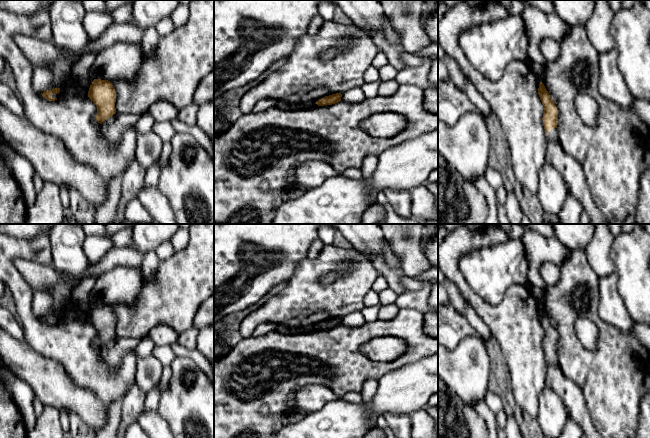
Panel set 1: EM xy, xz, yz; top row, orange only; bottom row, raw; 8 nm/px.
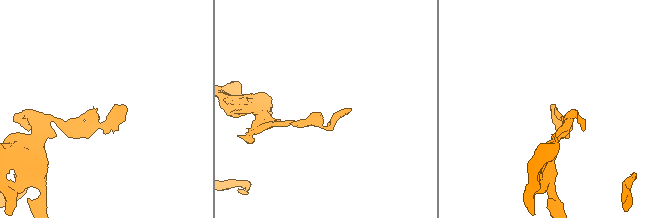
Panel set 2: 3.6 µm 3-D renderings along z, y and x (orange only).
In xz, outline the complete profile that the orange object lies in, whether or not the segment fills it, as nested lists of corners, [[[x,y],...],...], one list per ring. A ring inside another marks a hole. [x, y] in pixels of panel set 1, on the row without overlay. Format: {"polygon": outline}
{"polygon": [[[341,317],[332,318],[332,319],[325,320],[323,322],[319,323],[316,326],[316,328],[318,330],[332,329],[332,328],[340,326],[341,325],[341,321],[342,321]]]}

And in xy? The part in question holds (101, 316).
{"polygon": [[[94,303],[88,315],[88,321],[97,331],[98,347],[102,348],[116,338],[116,315],[110,305]]]}

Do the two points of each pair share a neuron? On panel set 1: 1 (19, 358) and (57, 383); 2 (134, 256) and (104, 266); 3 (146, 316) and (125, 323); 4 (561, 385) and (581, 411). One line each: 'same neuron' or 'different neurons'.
1: same neuron
2: same neuron
3: same neuron
4: same neuron

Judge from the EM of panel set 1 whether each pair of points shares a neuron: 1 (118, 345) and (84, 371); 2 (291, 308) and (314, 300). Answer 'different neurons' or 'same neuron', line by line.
1: different neurons
2: same neuron

